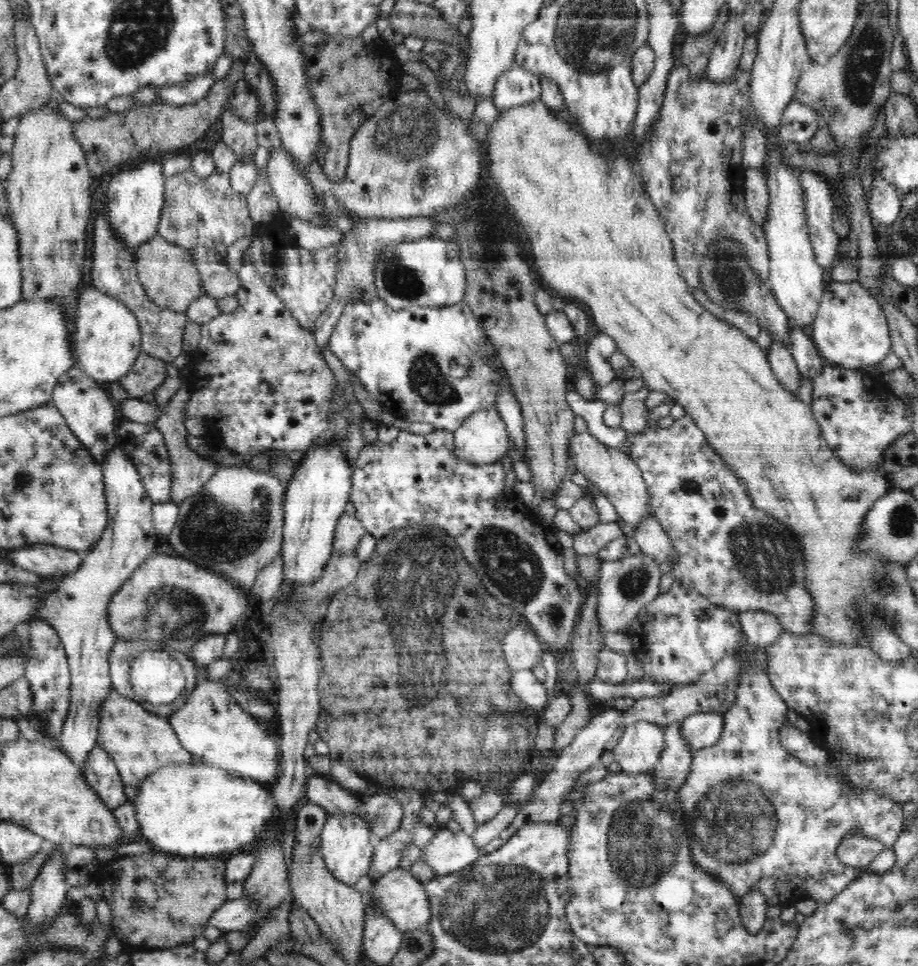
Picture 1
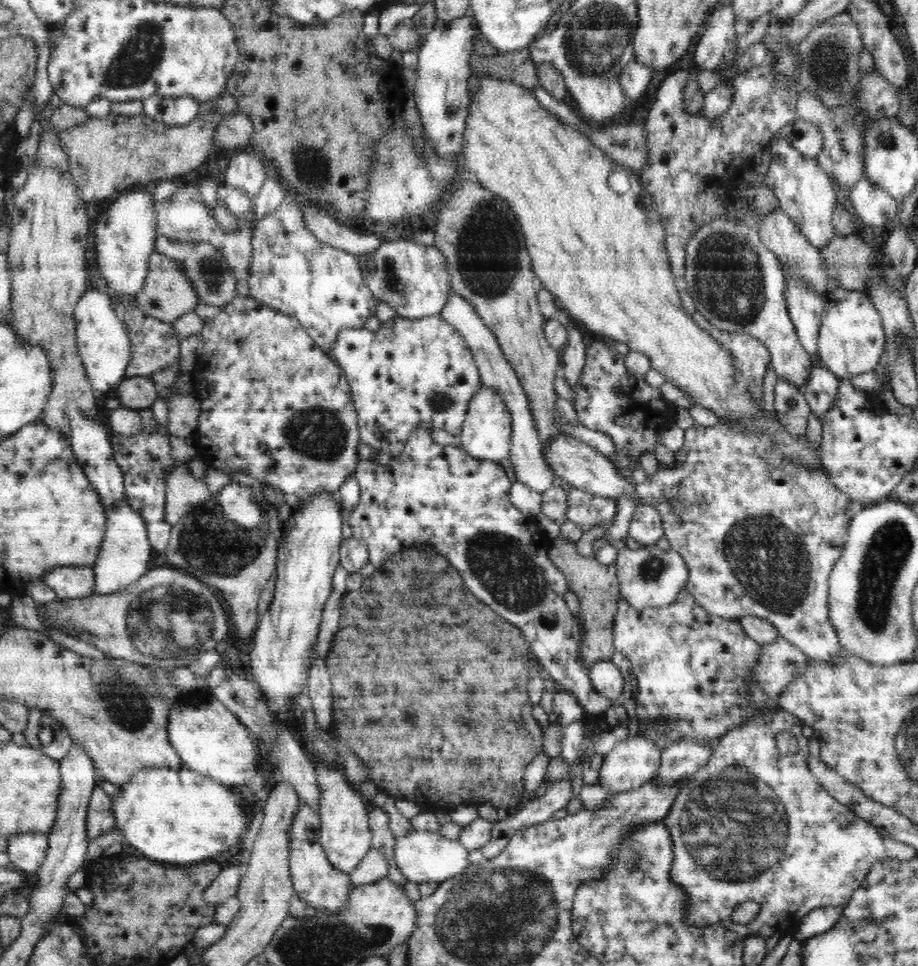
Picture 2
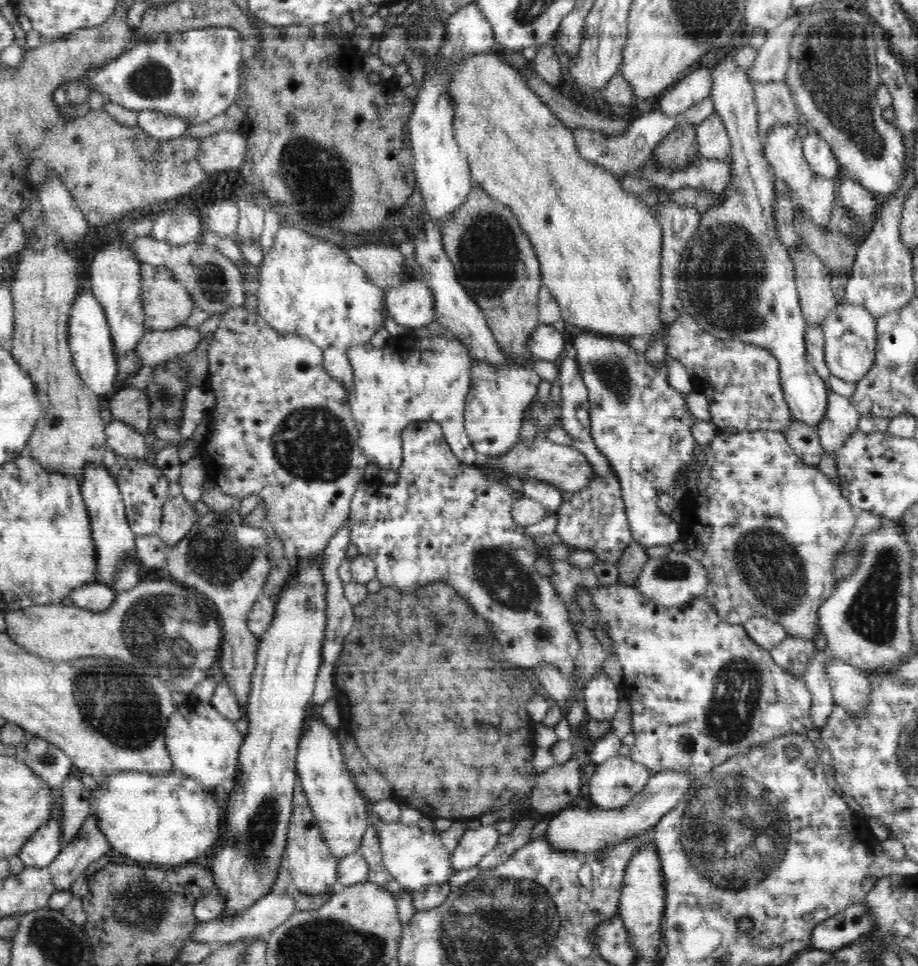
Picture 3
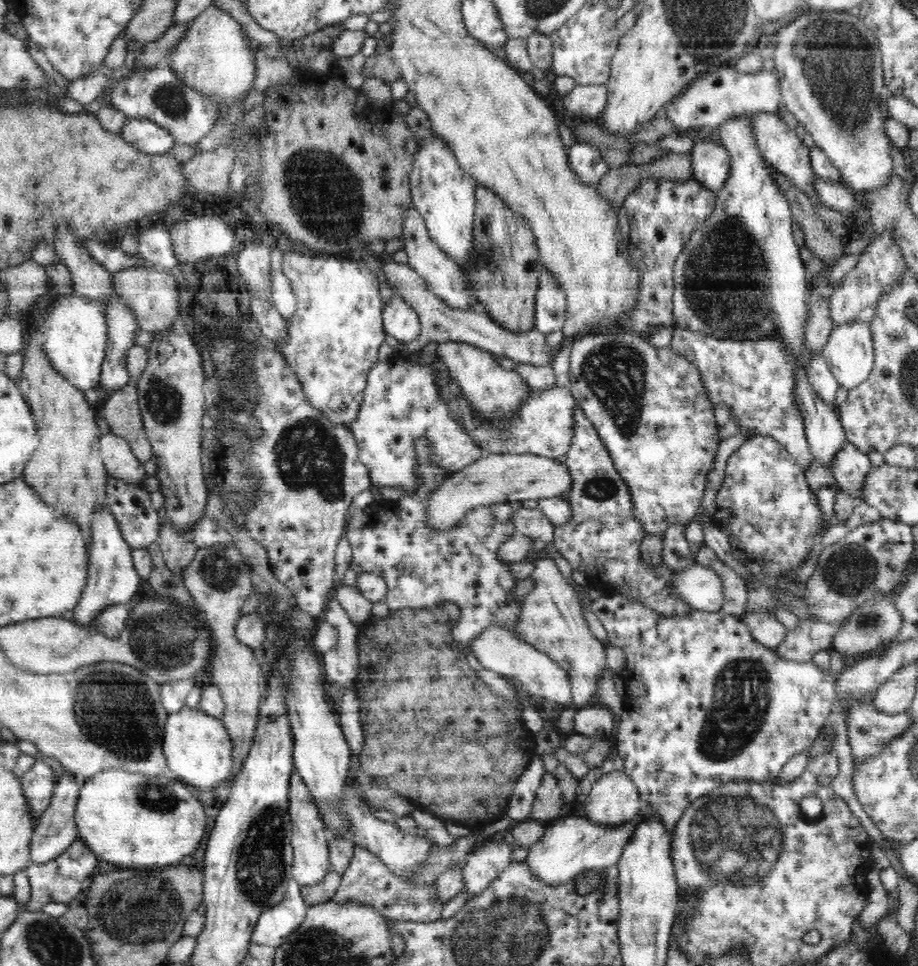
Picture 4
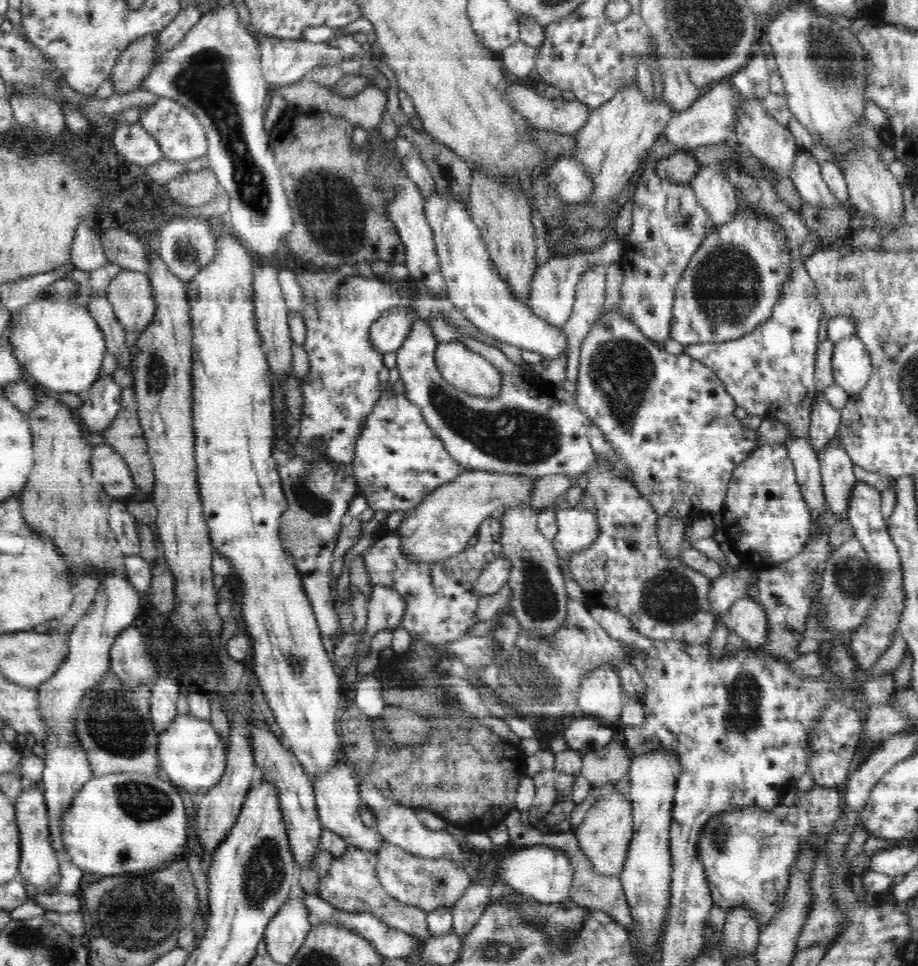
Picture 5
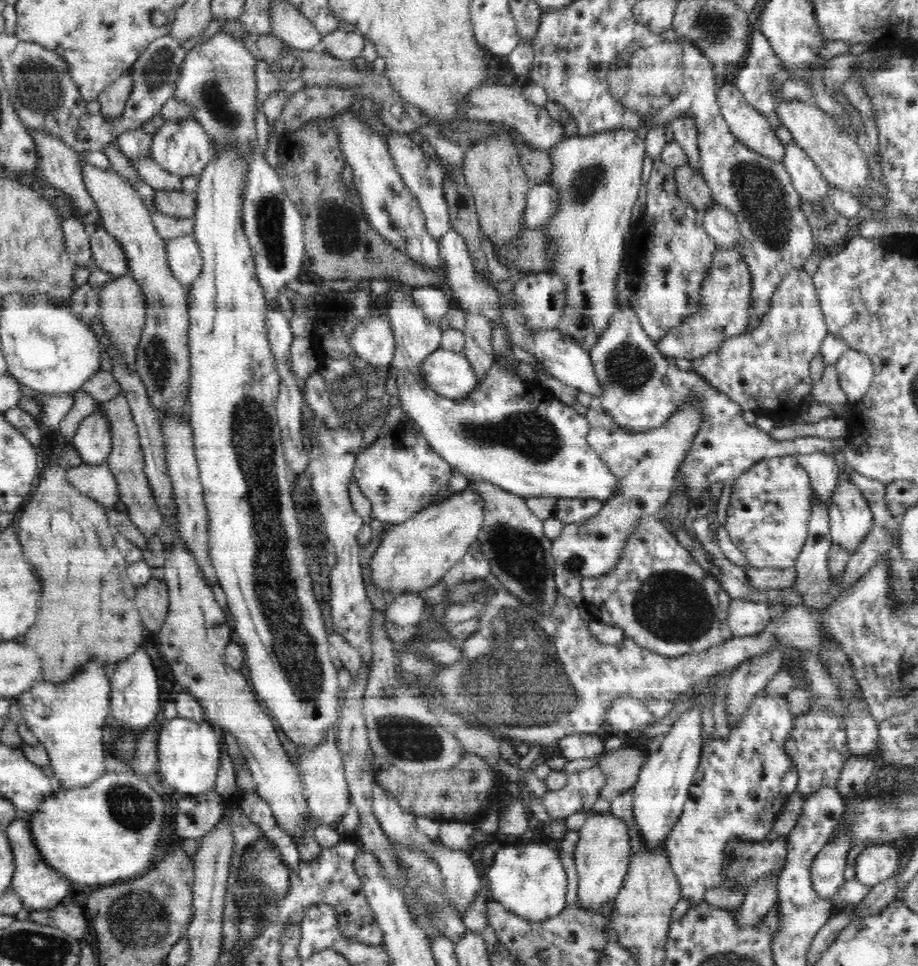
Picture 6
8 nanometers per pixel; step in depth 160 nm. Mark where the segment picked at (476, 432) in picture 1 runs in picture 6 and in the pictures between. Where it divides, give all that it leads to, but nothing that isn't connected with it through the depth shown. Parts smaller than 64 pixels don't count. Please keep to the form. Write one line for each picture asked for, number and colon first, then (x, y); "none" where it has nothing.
2: (486, 435)
3: (495, 406)
4: (497, 393)
5: (467, 371)
6: (449, 374)

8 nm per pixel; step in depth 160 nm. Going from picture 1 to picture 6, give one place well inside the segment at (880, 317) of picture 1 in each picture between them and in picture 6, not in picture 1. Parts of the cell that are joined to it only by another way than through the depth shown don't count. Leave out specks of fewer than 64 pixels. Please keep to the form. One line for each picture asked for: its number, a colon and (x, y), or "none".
2: (851, 341)
3: (849, 330)
4: (849, 353)
5: (851, 362)
6: (855, 371)

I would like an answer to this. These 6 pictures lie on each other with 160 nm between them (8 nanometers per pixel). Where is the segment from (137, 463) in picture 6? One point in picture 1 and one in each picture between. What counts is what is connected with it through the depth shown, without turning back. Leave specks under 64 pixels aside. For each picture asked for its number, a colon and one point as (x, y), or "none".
1: (149, 373)
2: (139, 393)
3: (131, 406)
4: (121, 411)
5: (125, 434)

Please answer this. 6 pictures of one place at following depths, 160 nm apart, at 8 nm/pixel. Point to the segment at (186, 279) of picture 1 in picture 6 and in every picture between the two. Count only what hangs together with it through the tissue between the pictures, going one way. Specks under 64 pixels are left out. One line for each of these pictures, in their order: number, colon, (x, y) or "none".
2: (167, 293)
3: (167, 303)
4: (152, 294)
5: (129, 293)
6: (123, 305)

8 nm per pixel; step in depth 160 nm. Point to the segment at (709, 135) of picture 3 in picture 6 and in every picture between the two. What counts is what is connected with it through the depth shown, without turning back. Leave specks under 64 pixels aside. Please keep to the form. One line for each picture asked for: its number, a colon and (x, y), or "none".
4: (710, 160)
5: (714, 191)
6: (720, 223)

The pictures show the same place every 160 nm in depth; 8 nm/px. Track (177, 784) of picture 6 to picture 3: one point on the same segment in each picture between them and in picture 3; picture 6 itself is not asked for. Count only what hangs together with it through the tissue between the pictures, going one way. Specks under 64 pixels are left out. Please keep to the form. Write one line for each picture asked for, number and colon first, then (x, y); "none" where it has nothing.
3: (202, 743)
4: (198, 751)
5: (191, 751)

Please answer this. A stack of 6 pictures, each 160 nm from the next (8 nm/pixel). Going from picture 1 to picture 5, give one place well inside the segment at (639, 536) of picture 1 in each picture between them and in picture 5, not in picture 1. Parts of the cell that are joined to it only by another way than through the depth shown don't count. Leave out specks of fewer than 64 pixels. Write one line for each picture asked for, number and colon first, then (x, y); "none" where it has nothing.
2: (646, 527)
3: (641, 424)
4: (649, 406)
5: (671, 421)

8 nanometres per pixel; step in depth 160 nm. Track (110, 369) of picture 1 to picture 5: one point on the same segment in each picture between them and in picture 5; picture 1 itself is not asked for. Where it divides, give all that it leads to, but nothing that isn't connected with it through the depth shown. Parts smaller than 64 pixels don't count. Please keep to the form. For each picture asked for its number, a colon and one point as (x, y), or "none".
2: (104, 345)
3: (91, 345)
4: (74, 329)
5: (60, 347)

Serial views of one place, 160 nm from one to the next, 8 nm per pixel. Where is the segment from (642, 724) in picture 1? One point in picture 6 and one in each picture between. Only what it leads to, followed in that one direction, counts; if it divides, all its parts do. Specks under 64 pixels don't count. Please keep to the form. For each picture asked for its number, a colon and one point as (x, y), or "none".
2: (632, 762)
3: (615, 782)
4: (614, 799)
5: (604, 836)
6: (603, 853)

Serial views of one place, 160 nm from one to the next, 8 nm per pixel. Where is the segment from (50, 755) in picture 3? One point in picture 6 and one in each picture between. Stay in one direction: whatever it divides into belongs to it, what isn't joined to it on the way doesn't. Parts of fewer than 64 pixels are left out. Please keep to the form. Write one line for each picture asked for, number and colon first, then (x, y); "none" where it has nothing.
4: (39, 782)
5: (39, 866)
6: (39, 887)

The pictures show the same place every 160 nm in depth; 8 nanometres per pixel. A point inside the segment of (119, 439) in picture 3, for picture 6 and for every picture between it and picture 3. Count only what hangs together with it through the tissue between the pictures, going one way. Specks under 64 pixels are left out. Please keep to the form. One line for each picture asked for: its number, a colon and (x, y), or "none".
4: (119, 460)
5: (110, 470)
6: (95, 481)

